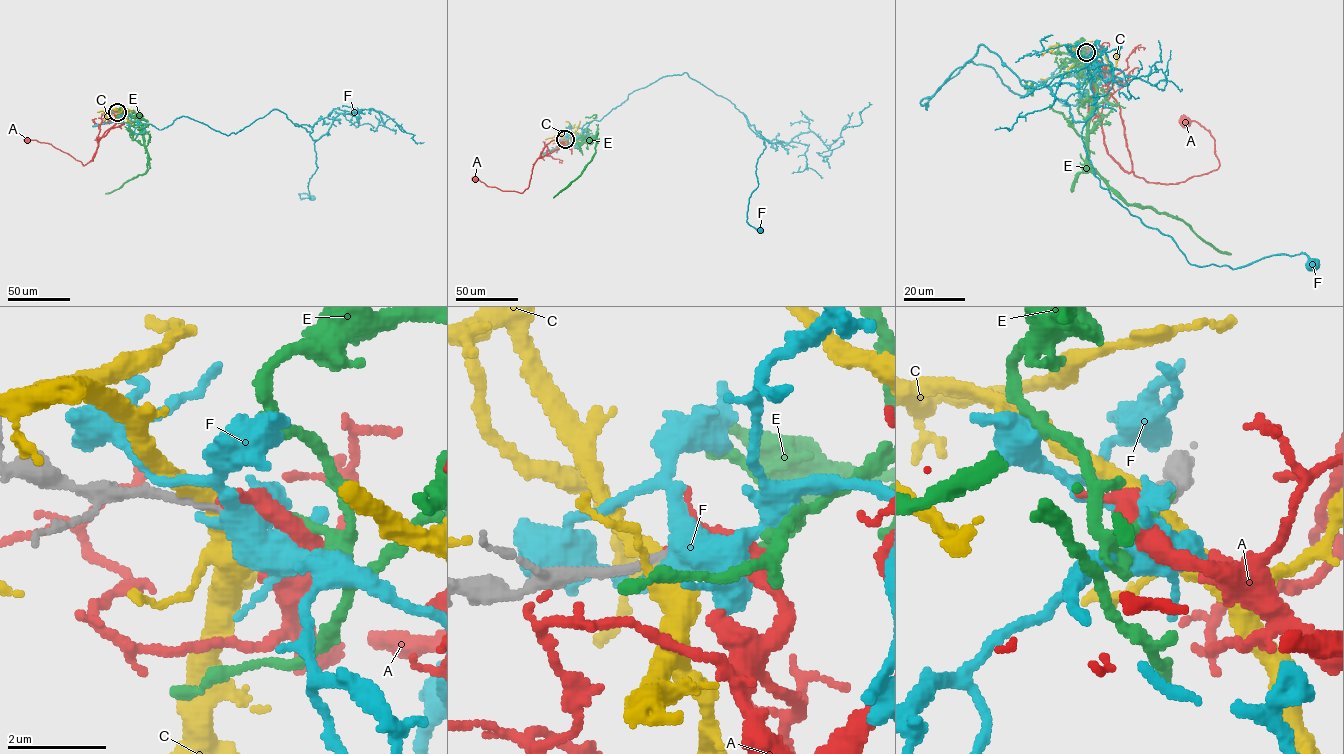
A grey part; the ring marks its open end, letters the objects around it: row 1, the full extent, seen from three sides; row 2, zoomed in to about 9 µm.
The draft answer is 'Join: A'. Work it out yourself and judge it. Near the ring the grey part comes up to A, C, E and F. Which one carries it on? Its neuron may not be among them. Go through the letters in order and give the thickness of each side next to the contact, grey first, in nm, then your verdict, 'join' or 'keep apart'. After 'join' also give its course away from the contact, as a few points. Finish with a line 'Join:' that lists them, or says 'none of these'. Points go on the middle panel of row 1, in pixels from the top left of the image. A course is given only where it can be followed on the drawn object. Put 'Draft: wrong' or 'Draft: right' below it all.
A: calibres 180 and 280 nm; join; course (565, 139), (568, 147), (555, 140), (546, 145), (534, 164), (528, 187), (522, 193), (502, 191), (475, 179)
C: calibres 200 and 360 nm; keep apart
E: calibres 200 and 320 nm; keep apart
F: calibres 190 and 550 nm; keep apart
Join: A
Draft: right

